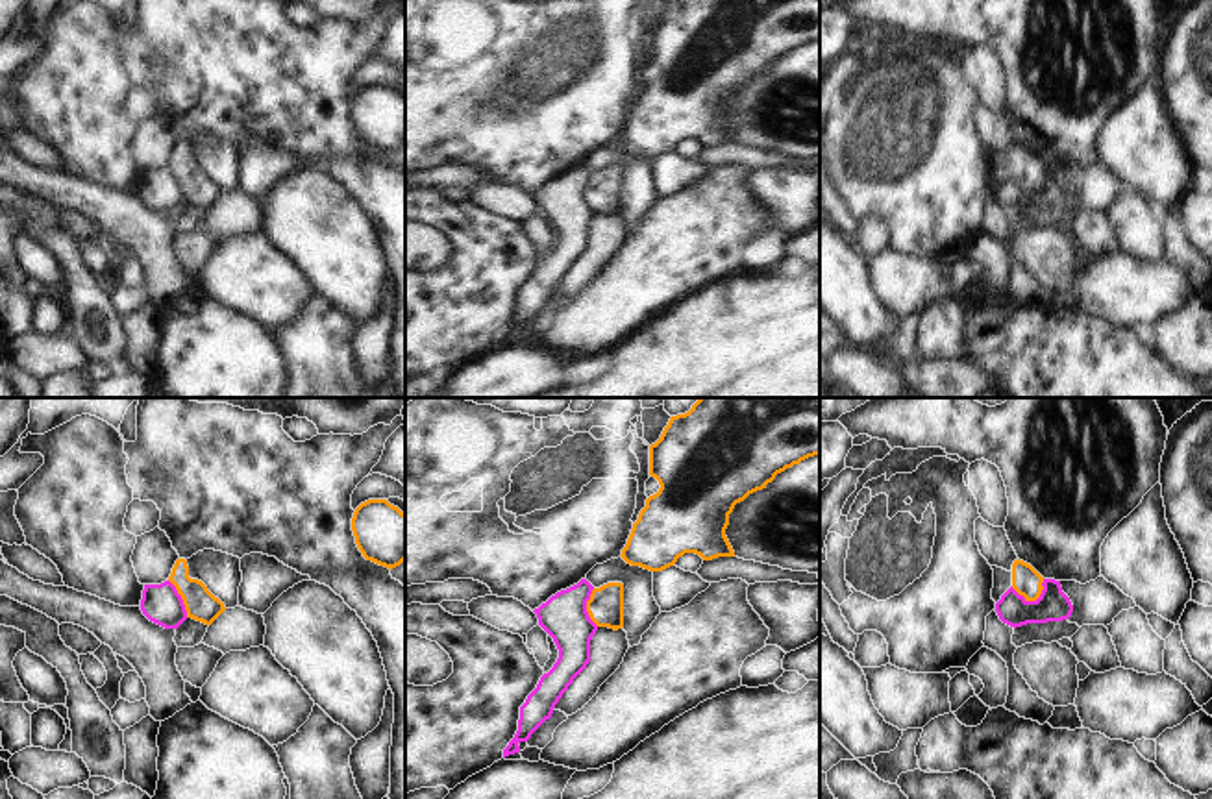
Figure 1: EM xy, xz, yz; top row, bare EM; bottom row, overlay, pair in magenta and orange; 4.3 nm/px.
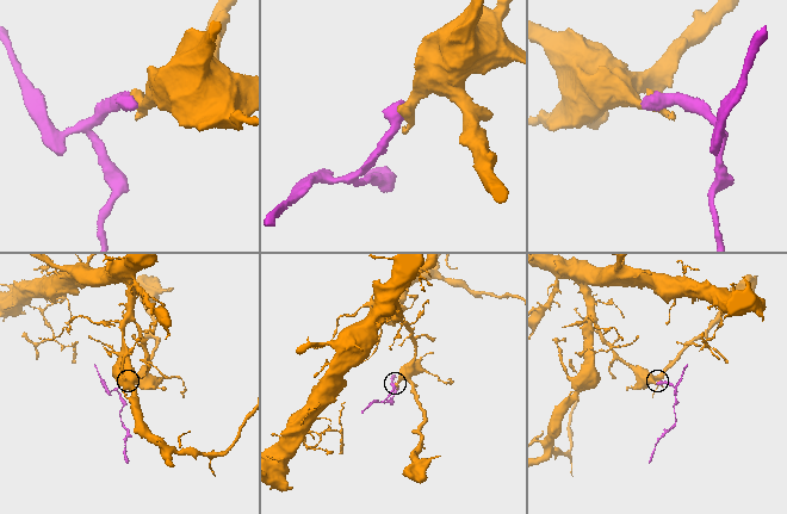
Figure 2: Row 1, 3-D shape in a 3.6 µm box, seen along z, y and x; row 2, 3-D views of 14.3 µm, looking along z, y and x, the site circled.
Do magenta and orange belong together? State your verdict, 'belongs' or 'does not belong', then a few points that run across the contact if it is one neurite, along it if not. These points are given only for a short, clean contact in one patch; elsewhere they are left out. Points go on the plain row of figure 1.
does not belong; line yz (1044, 165), (1042, 178), (1035, 185), (1026, 185), (1011, 172)

